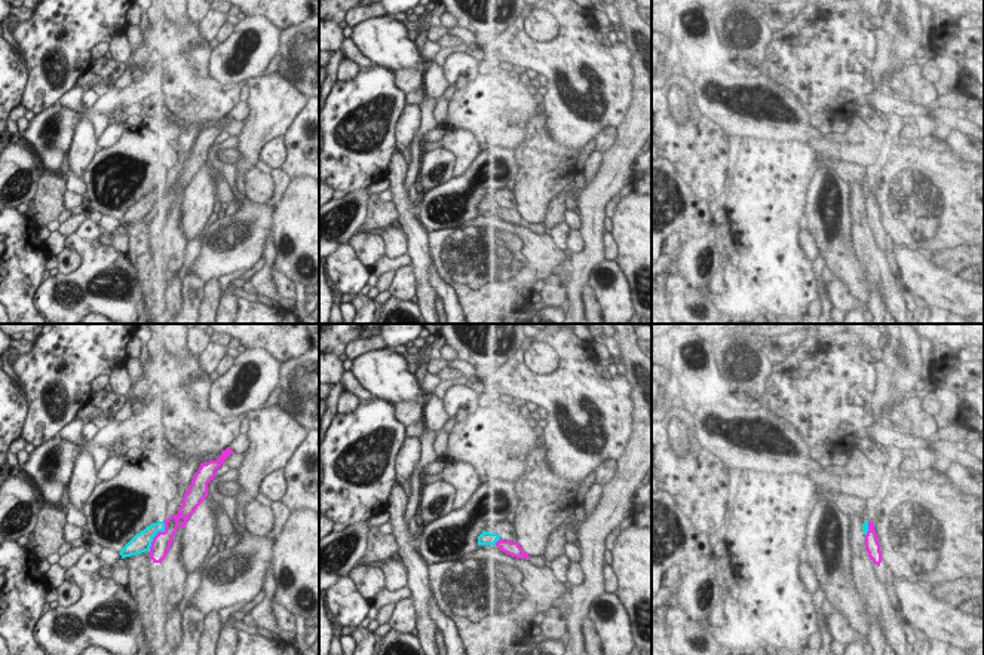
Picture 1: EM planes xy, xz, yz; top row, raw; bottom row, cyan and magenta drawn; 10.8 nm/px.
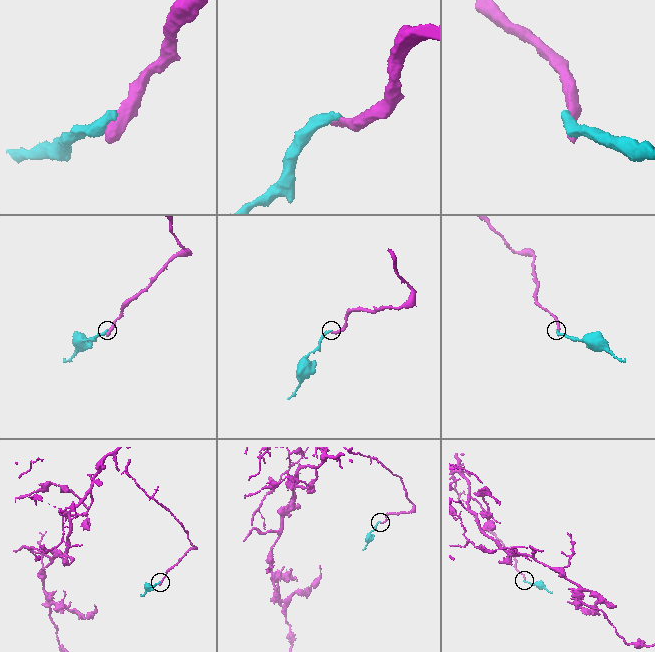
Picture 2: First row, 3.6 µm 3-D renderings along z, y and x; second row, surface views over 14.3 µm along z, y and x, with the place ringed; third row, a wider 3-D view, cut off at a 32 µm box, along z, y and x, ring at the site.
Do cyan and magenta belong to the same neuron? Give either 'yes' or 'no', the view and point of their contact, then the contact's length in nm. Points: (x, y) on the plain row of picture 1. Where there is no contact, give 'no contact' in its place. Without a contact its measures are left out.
no; meets cyan in xy at (156, 201); contact 340 nm long

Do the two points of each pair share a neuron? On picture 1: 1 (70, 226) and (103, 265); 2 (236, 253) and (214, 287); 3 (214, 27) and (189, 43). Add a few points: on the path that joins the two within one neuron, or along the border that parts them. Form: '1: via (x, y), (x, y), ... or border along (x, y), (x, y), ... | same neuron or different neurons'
1: border along (86, 219), (66, 238) | different neurons
2: border along (217, 278), (207, 284) | different neurons
3: border along (199, 23), (199, 31), (210, 40) | different neurons

